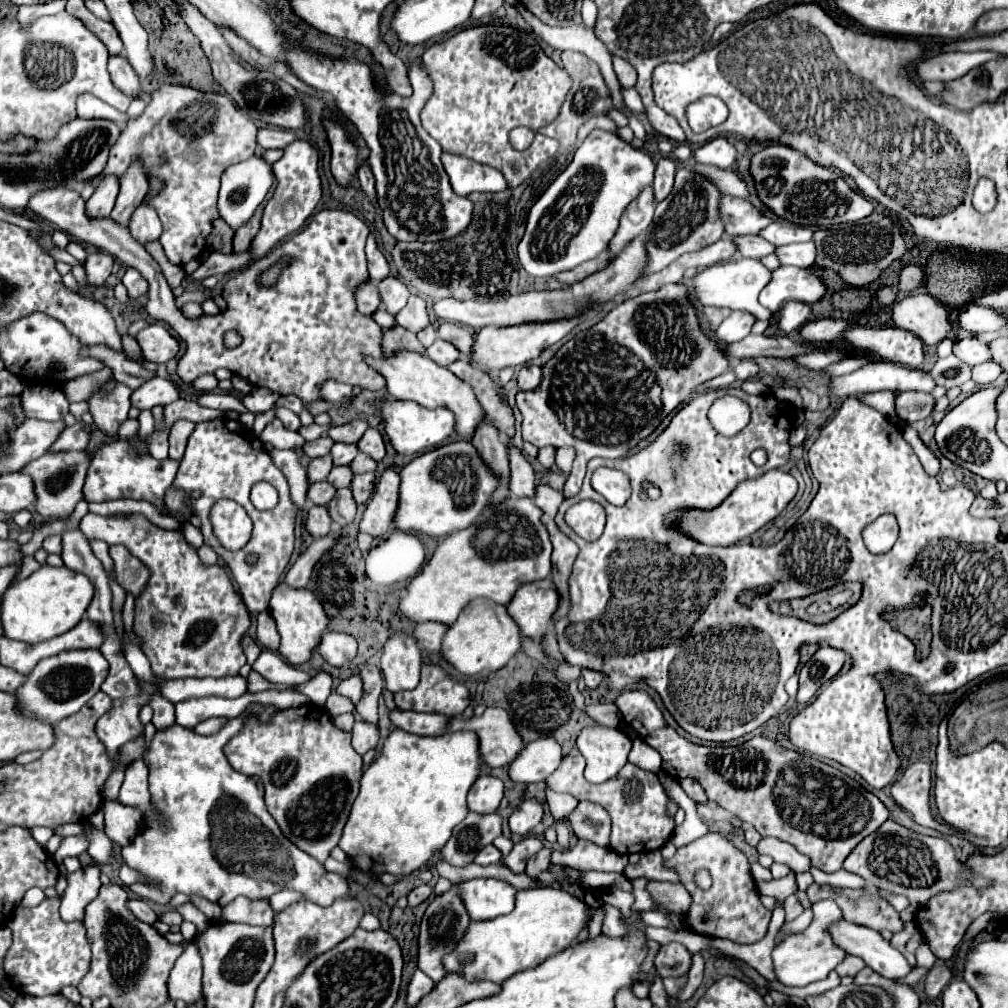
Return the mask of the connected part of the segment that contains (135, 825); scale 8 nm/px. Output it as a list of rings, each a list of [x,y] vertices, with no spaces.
[[[102,801],[102,811],[104,811],[104,833],[120,847],[130,845],[134,837],[142,829],[142,815],[134,807],[120,805],[116,801]]]

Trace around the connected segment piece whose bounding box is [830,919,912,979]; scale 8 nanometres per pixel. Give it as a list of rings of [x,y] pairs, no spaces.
[[[842,919],[842,923],[830,927],[830,933],[848,955],[862,957],[864,963],[882,977],[906,977],[912,971],[912,965],[906,961],[906,957],[874,929],[856,927],[852,923],[844,923]]]

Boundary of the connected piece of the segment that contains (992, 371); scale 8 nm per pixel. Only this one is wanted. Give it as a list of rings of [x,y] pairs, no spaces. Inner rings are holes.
[[[986,361],[986,363],[978,365],[976,369],[972,369],[972,377],[974,377],[974,381],[980,383],[980,385],[996,381],[1000,373],[1002,373],[1002,371],[1000,371],[1000,367],[996,367],[996,361]]]

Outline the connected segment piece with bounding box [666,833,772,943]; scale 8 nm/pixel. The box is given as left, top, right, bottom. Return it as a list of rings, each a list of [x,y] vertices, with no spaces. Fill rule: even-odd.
[[[708,833],[696,839],[694,843],[678,849],[676,859],[666,861],[666,865],[674,867],[680,873],[682,885],[688,889],[688,893],[694,899],[690,911],[686,913],[686,925],[690,931],[696,931],[700,935],[724,937],[736,943],[756,943],[766,935],[772,911],[760,903],[758,891],[752,887],[750,865],[744,853],[738,851],[728,839],[716,833]],[[698,869],[710,871],[712,875],[710,891],[702,891],[694,883],[694,873]]]

